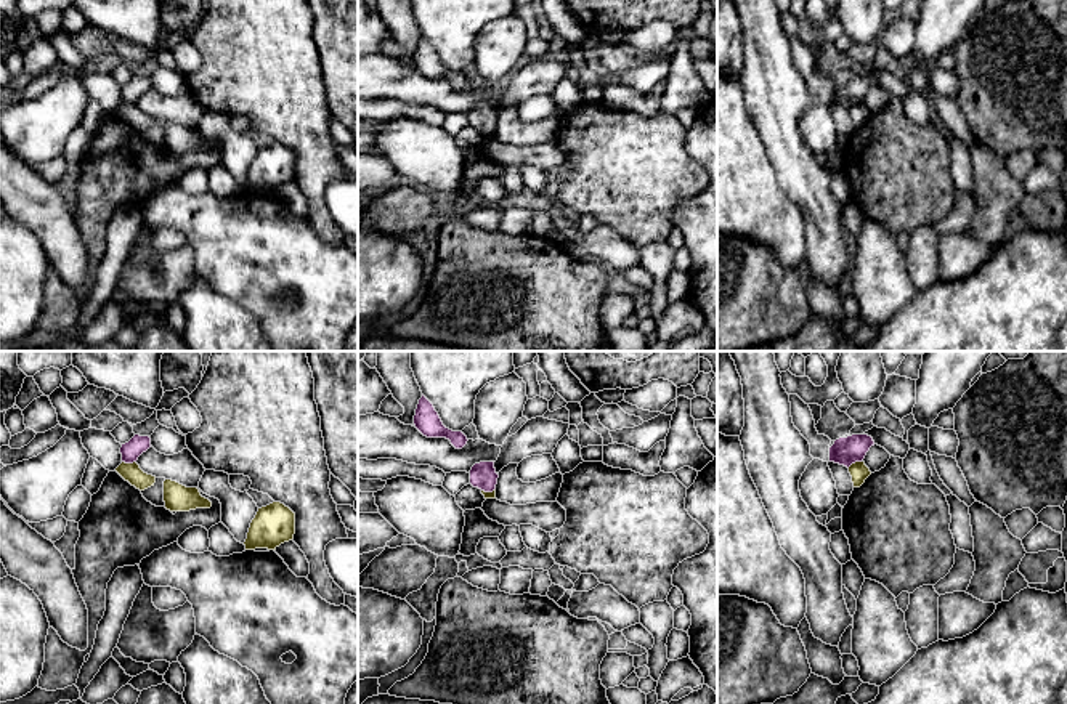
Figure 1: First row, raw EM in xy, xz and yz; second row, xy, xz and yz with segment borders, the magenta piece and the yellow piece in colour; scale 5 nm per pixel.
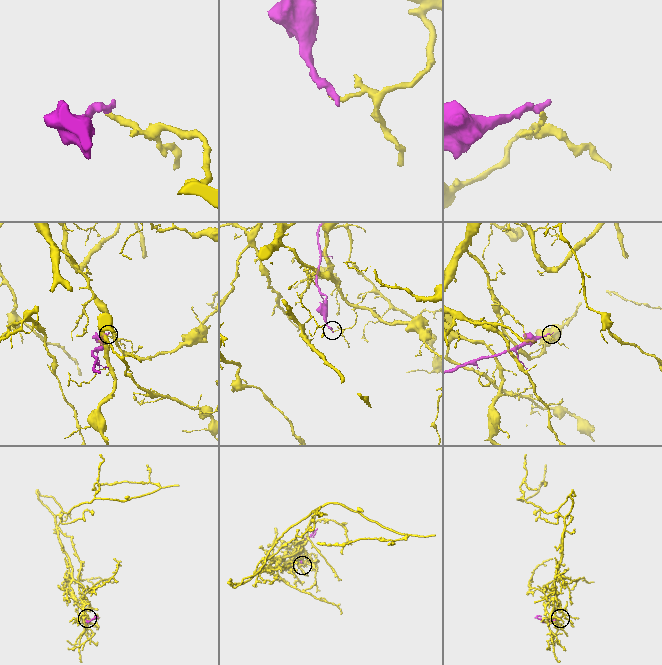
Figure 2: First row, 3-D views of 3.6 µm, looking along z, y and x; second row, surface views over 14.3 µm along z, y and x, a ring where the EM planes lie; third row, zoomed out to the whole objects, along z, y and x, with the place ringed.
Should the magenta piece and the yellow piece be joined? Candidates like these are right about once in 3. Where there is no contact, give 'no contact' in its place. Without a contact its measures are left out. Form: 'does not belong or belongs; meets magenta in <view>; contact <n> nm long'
does not belong; meets magenta in xy; contact 70 nm long

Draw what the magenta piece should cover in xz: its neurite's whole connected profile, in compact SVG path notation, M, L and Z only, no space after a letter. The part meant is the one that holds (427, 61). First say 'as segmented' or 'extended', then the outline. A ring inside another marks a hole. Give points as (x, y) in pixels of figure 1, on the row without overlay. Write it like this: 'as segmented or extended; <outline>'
as segmented; M424 35L416 50L414 66L427 79L449 80L456 90L462 90L469 82L462 72L452 72L443 66L433 45Z

